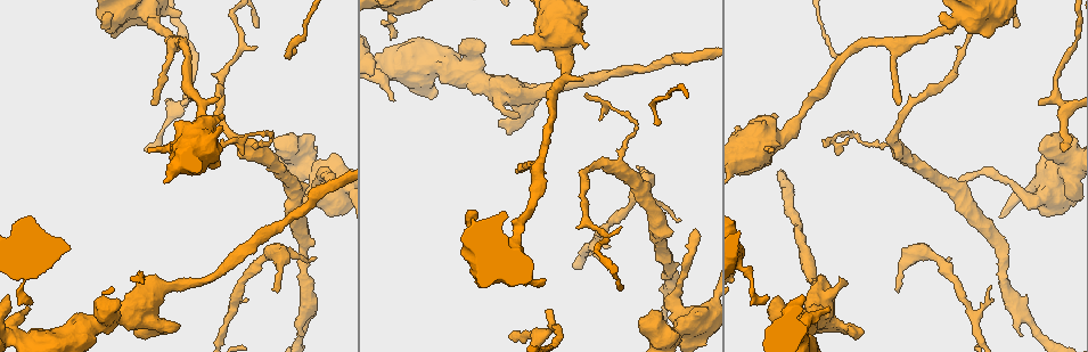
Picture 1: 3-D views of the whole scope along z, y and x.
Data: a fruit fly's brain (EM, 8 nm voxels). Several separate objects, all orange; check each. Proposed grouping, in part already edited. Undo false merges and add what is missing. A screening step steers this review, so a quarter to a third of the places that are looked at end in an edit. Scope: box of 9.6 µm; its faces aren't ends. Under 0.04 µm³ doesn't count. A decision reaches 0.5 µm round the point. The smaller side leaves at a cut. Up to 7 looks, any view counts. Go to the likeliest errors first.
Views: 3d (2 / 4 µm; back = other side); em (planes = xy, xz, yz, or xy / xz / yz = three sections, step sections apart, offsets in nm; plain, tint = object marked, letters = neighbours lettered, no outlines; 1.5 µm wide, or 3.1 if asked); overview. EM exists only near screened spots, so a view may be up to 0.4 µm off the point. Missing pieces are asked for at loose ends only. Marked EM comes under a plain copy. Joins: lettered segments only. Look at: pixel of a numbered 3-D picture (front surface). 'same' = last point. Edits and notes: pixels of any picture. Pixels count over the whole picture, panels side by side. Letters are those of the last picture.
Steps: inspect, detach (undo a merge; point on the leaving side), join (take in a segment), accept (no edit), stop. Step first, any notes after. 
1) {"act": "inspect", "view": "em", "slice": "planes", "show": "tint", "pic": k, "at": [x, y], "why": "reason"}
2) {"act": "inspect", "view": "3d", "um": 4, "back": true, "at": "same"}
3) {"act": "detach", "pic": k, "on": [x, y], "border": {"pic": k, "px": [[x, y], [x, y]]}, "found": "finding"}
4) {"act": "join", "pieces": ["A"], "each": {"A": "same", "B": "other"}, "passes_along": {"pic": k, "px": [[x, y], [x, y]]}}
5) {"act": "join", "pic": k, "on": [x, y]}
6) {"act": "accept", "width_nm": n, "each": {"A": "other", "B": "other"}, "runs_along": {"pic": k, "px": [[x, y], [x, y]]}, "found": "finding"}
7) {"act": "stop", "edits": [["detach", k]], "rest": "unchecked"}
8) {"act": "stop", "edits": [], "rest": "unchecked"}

{"act": "inspect", "view": "em", "slice": "xy", "step": 4, "show": "letters", "pic": 1, "at": [695, 229], "why": "long arm stops here"}

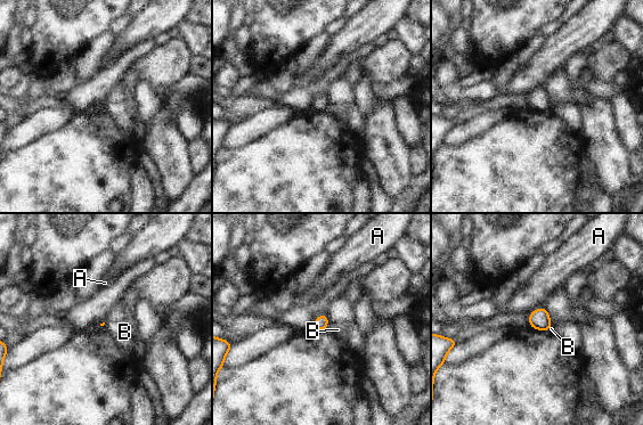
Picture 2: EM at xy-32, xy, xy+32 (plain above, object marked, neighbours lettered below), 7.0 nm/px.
{"act": "inspect", "view": "em", "slice": "planes", "show": "letters", "at": "same"}

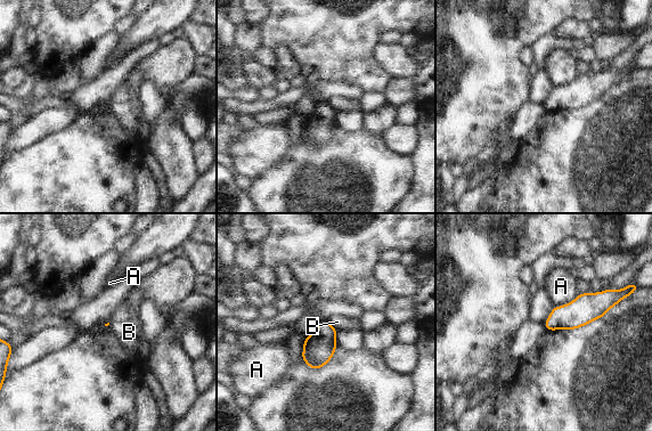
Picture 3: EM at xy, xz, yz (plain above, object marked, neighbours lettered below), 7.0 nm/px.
{"act": "accept", "longest_contact_nm": ["A", 200], "each": {"A": "other", "B": "other"}, "border": {"pic": 3, "px": [[327, 320], [336, 330]]}, "found": "none of them fits"}

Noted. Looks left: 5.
{"act": "inspect", "view": "3d", "um": 4, "pic": 1, "at": [316, 256], "why": "thin end"}

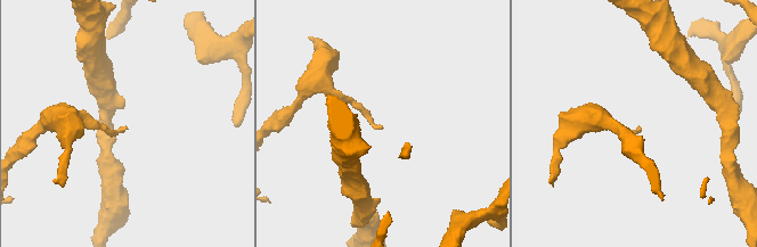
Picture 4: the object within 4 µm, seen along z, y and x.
{"act": "inspect", "view": "em", "slice": "xz", "step": 4, "show": "letters", "pic": 4, "at": [640, 129]}

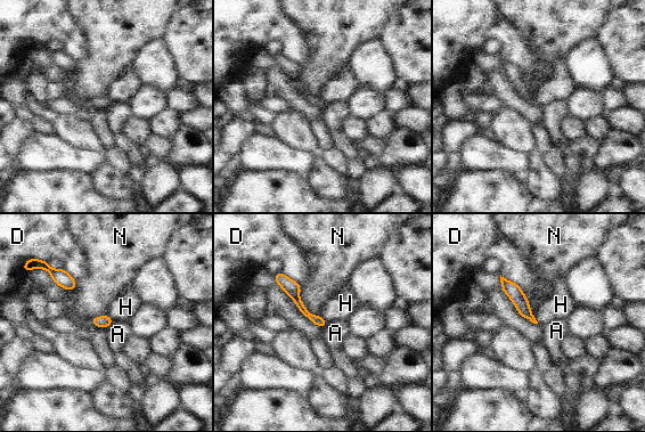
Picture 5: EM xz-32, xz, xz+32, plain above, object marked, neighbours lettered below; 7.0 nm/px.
{"act": "inspect", "view": "em", "slice": "planes", "show": "letters", "at": "same"}

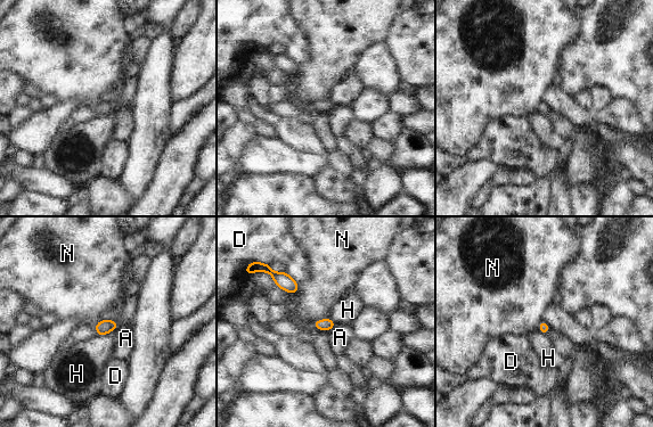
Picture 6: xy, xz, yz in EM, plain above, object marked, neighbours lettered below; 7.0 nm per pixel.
{"act": "accept", "each": {"A": "other", "D": "other", "H": "other", "N": "other"}, "border": {"pic": 6, "px": [[337, 325], [328, 331]]}, "found": "no lettered segment goes on from it"}

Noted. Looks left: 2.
{"act": "inspect", "view": "em", "slice": "planes", "show": "letters", "pic": 1, "at": [147, 152], "why": "branch stops here"}

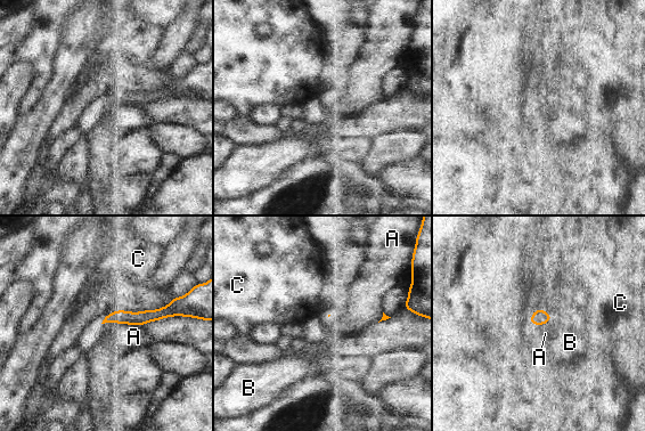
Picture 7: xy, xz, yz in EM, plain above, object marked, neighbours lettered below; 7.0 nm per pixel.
{"act": "accept", "each": {"A": "other", "B": "other", "C": "other"}, "runs_along": {"pic": 7, "px": [[171, 312], [107, 319]]}, "found": "no lettered segment goes on from it"}

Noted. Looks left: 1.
{"act": "stop", "edits": [], "rest": "unchecked"}

